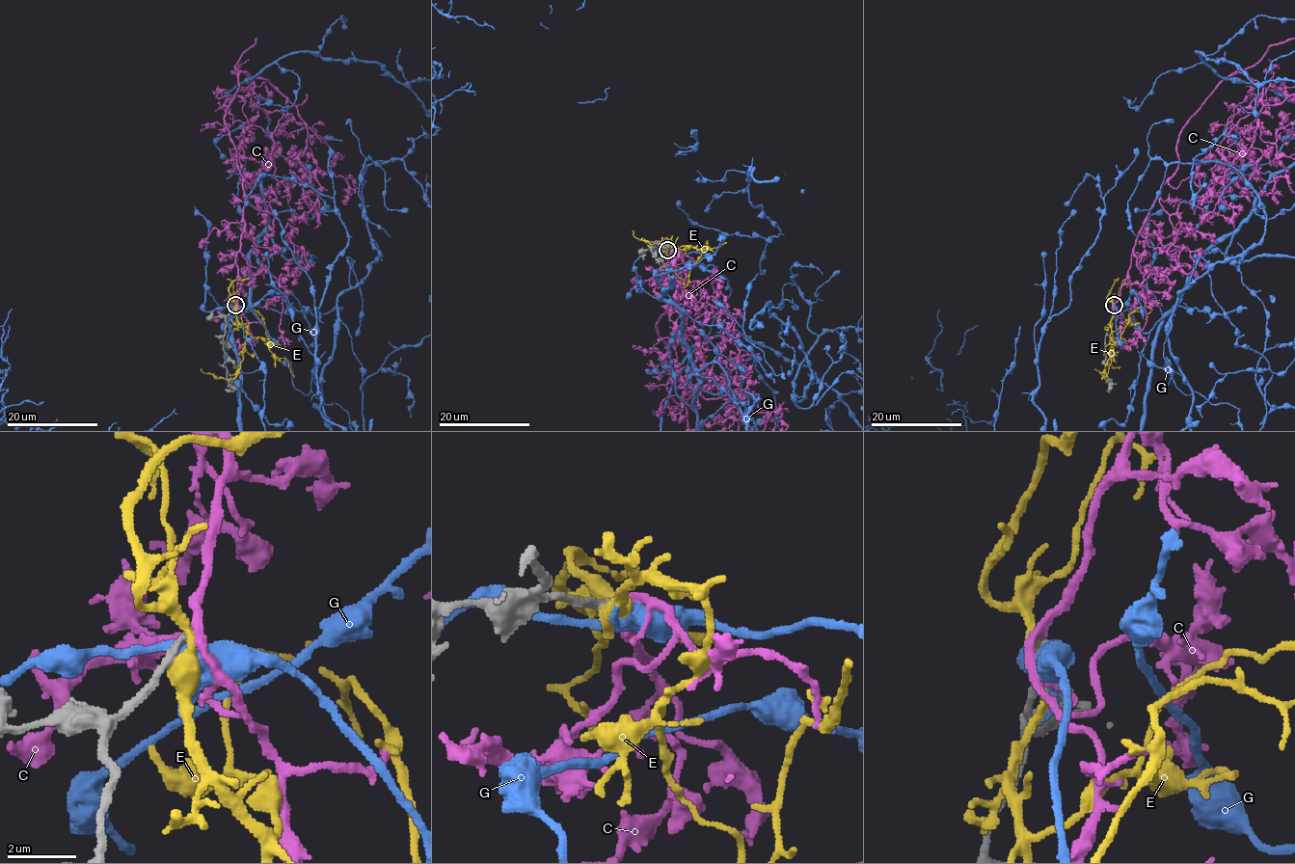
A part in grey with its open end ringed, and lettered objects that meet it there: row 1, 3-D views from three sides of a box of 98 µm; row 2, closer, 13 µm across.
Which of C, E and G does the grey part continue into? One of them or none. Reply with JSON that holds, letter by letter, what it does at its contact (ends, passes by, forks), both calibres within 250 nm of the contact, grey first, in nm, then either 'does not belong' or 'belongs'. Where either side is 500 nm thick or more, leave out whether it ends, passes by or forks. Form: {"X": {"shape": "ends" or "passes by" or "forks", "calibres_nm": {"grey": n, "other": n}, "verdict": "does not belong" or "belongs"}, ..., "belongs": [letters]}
{"C": {"shape": "passes by", "calibres_nm": {"grey": 220, "other": 260}, "verdict": "belongs"}, "E": {"shape": "passes by", "calibres_nm": {"grey": 280, "other": 480}, "verdict": "does not belong"}, "G": {"shape": "passes by", "calibres_nm": {"grey": 240, "other": 440}, "verdict": "does not belong"}, "belongs": ["C"]}

